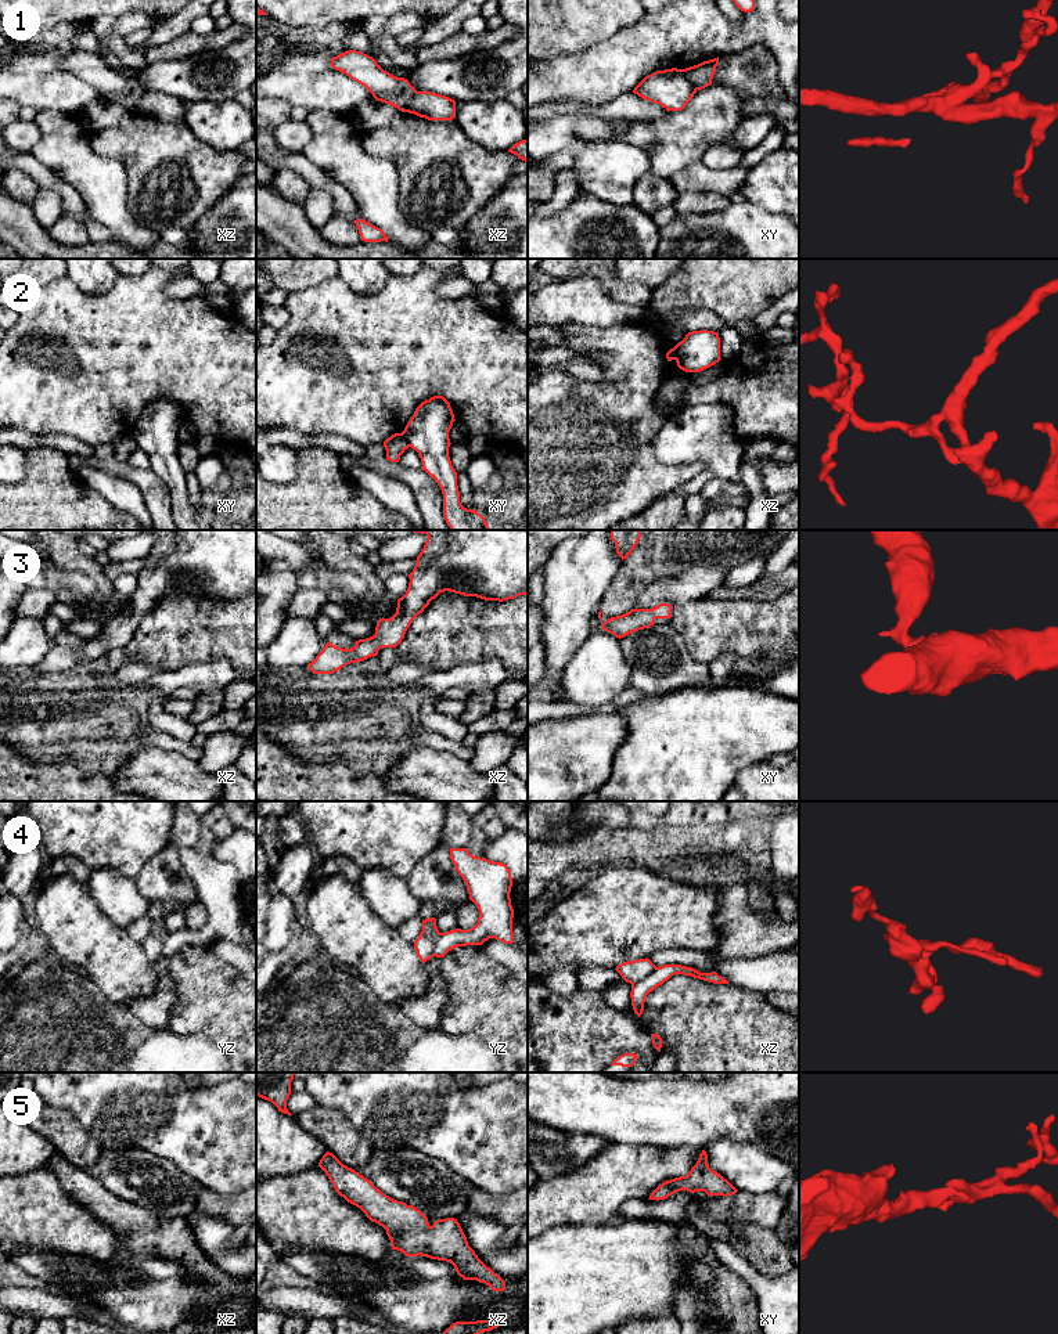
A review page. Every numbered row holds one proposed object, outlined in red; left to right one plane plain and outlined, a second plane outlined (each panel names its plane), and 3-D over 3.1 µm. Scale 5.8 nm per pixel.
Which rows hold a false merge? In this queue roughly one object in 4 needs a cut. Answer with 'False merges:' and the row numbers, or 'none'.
False merges: 1, 2, 4

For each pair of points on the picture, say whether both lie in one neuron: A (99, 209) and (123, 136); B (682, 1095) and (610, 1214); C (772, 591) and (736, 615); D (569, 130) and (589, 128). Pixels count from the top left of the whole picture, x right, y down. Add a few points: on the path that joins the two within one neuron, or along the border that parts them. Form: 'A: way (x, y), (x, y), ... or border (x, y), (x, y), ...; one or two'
A: border (92, 137), (97, 154), (122, 163), (128, 188); two
B: border (618, 1143), (646, 1143), (662, 1147), (683, 1146); two
C: border (784, 591), (776, 597), (765, 598), (727, 598); two
D: way (574, 128), (585, 128); one

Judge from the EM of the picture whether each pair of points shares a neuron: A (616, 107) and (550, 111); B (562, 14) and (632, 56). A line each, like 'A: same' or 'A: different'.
A: same
B: different

